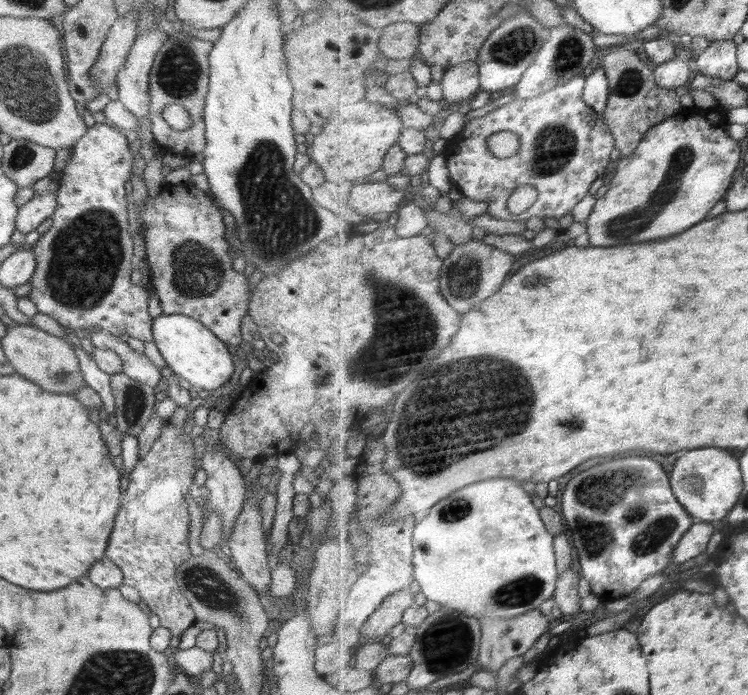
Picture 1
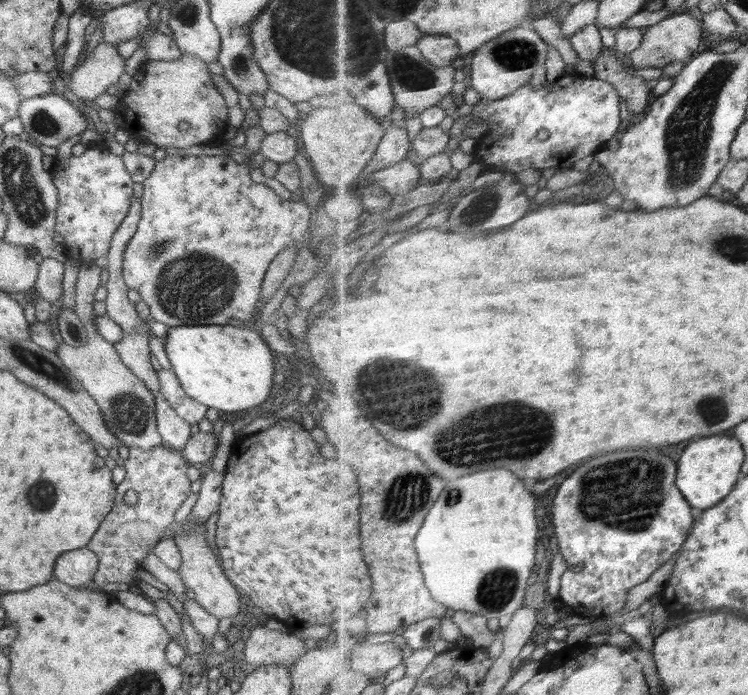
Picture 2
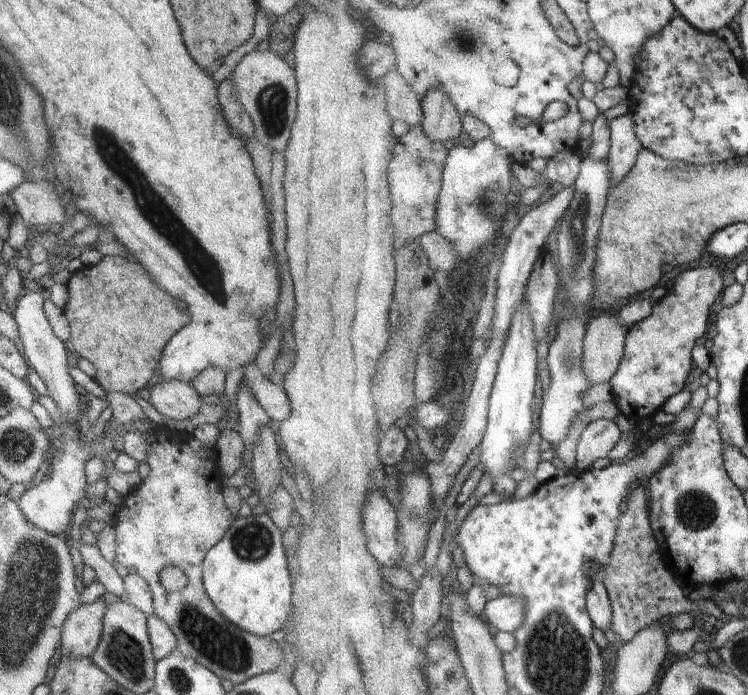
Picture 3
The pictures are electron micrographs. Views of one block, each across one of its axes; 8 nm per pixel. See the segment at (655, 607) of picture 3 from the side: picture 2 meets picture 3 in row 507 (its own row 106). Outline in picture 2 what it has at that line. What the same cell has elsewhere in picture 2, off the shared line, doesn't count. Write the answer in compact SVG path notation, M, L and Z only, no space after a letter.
M614 51L612 56L601 56L596 60L596 76L603 81L608 81L614 83L614 87L618 89L618 94L621 94L622 100L626 101L629 110L633 114L644 114L647 113L654 100L654 95L652 92L653 86L648 80L637 75L635 72L630 72L631 68L634 66L626 66L622 60L619 60L614 56Z

